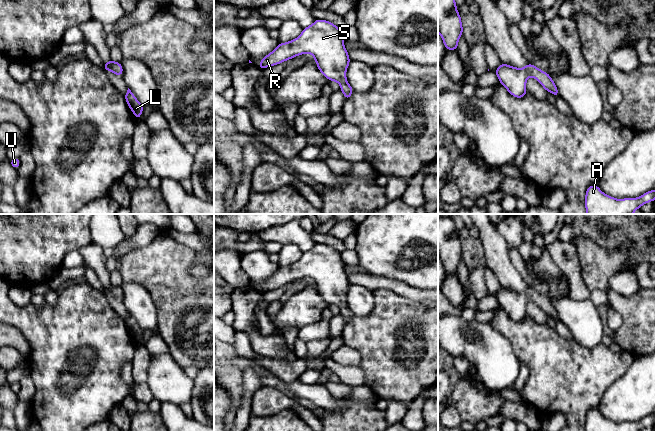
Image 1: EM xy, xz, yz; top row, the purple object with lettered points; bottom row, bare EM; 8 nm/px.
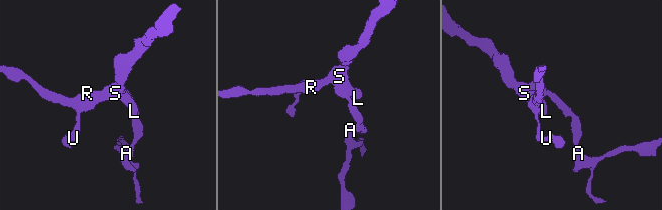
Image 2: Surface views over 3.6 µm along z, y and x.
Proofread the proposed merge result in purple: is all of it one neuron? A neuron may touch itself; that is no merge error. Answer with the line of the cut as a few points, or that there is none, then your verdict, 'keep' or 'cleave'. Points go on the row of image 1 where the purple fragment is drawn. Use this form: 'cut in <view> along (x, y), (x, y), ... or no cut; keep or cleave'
no cut; keep

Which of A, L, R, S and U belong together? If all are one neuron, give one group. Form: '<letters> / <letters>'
A L R S U

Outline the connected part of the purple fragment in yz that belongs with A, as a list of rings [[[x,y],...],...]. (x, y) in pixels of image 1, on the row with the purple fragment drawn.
[[[590,185],[585,194],[586,214],[633,214],[642,205],[655,200],[655,189],[637,198],[616,199]]]

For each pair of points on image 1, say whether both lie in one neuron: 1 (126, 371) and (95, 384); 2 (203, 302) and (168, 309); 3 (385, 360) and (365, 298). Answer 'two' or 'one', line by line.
1: two
2: one
3: two

